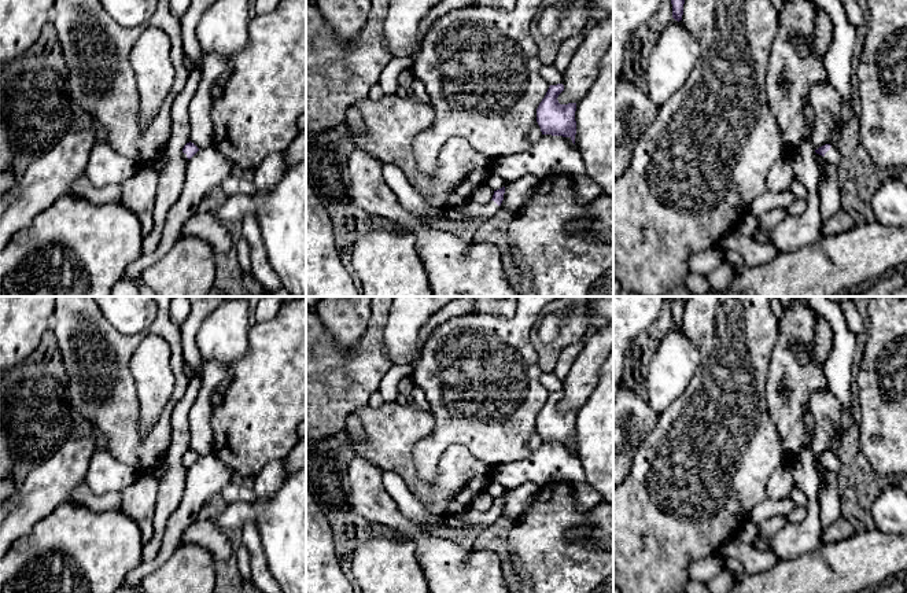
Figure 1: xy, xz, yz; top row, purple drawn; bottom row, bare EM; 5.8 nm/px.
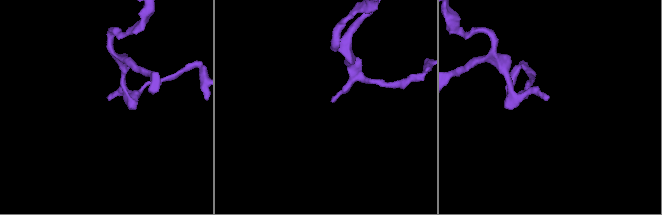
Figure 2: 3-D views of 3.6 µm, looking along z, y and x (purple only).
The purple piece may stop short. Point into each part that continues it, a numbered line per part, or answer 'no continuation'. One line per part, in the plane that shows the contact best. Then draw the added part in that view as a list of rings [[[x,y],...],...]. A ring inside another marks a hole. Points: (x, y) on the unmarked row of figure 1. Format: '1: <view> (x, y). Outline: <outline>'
1: yz (832, 463). Outline: [[[830,454],[830,457],[825,461],[825,467],[837,476],[840,475],[840,461],[837,460],[836,454]]]

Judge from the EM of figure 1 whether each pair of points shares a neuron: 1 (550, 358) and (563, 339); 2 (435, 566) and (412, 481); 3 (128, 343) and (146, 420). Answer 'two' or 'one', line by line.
1: one
2: two
3: two

